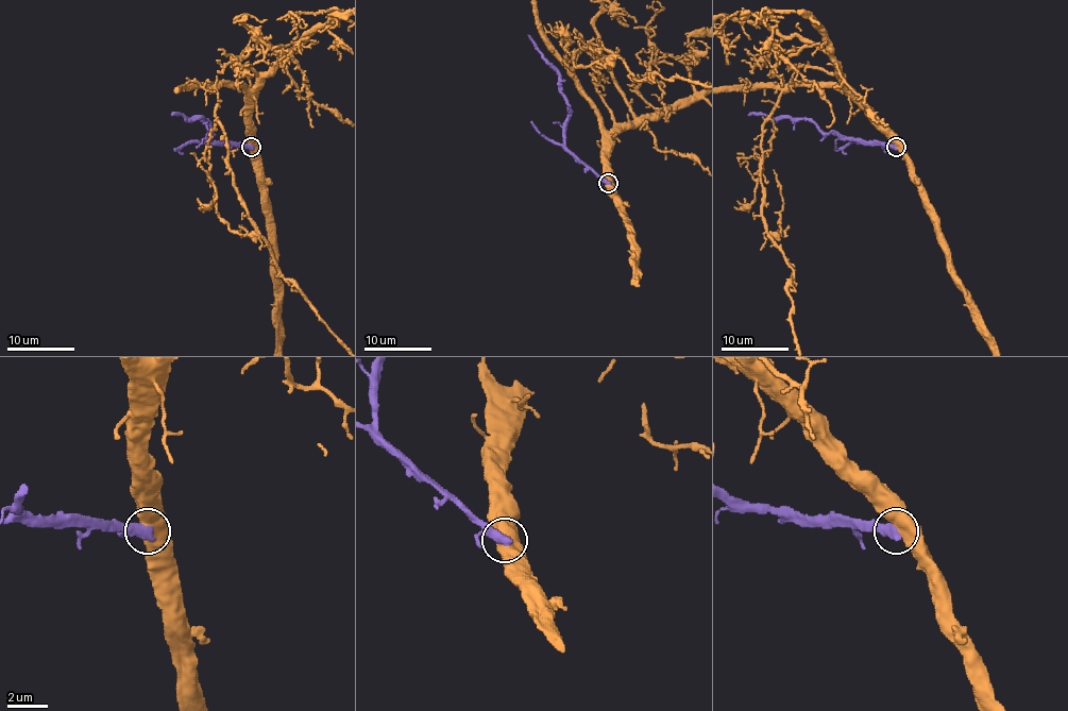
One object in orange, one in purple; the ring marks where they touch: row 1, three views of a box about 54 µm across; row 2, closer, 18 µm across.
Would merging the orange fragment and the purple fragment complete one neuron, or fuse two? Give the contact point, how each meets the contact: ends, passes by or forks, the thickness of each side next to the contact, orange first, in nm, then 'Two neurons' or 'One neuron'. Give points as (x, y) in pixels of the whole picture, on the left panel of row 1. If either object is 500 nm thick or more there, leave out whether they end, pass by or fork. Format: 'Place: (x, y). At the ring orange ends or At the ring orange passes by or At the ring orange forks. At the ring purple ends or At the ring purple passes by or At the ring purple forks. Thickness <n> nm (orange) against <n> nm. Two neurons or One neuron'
Place: (251, 147). Thickness 800 nm (orange) against 550 nm. Two neurons

